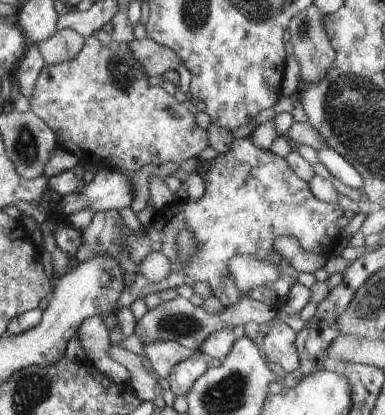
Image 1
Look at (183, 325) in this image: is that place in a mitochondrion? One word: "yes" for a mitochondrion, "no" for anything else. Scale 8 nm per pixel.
yes

